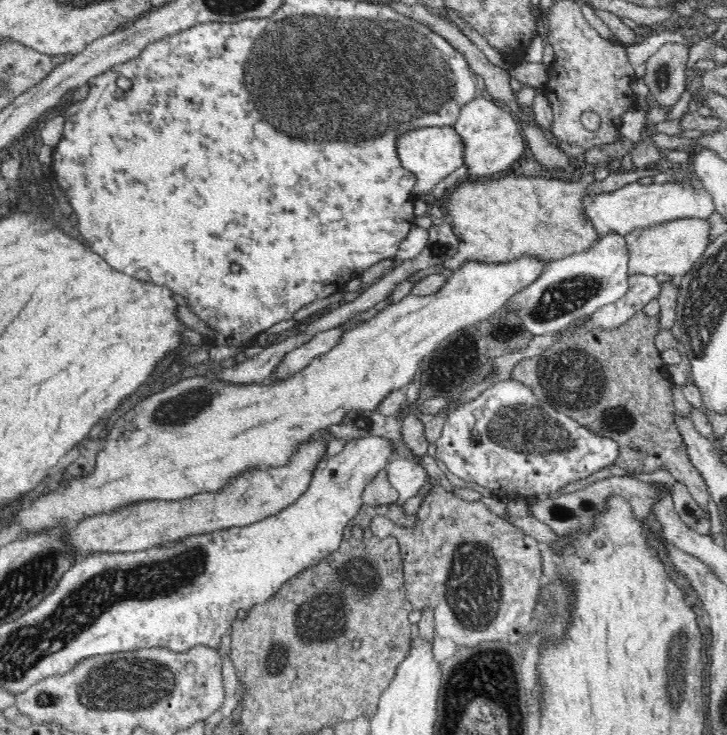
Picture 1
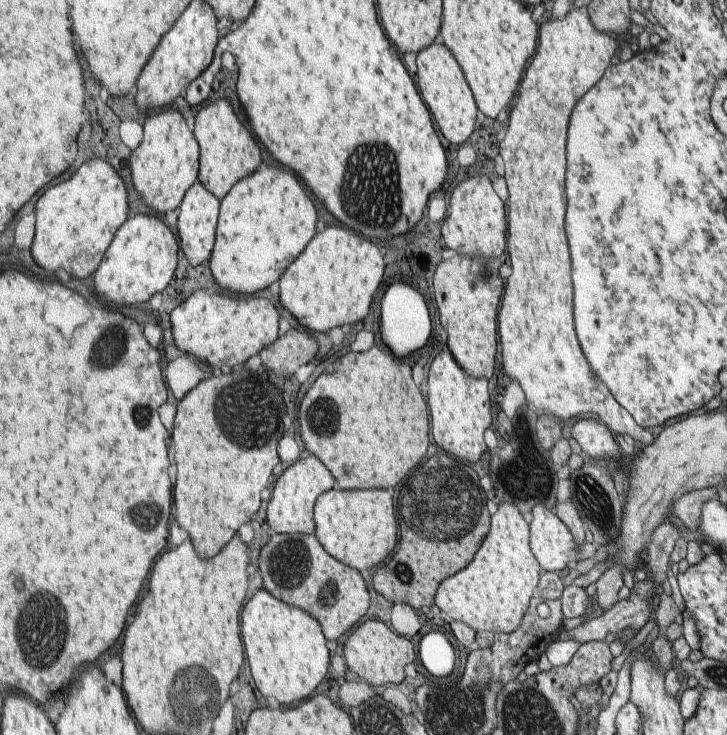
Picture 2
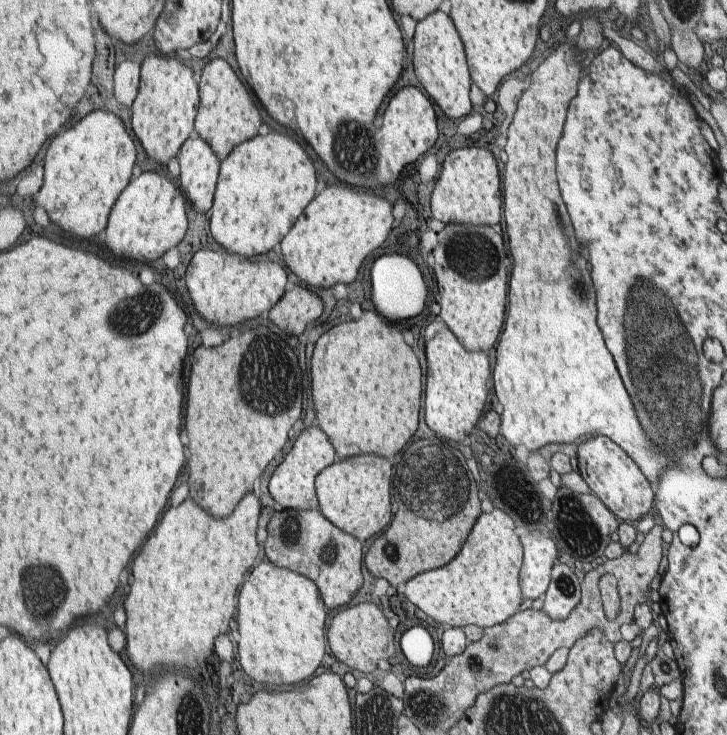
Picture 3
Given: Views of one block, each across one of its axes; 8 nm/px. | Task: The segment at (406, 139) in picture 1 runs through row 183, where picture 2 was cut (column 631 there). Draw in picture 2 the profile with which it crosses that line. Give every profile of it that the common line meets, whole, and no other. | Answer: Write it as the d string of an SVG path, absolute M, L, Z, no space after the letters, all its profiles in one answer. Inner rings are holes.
M587 7L571 10L560 20L552 18L542 24L538 52L526 70L526 78L522 80L514 106L505 117L506 130L503 131L503 136L498 138L498 153L505 164L503 181L507 184L509 193L506 204L510 228L508 256L512 264L512 274L506 279L506 300L502 300L502 310L497 315L497 323L498 336L502 341L502 368L510 380L520 382L527 404L533 407L538 415L552 414L562 422L576 418L578 414L596 414L614 436L626 434L635 440L639 448L652 444L655 437L642 428L630 412L616 402L608 388L592 374L590 364L578 342L572 318L573 282L570 278L570 252L564 234L566 128L574 106L615 61L617 48L616 36L594 28Z

